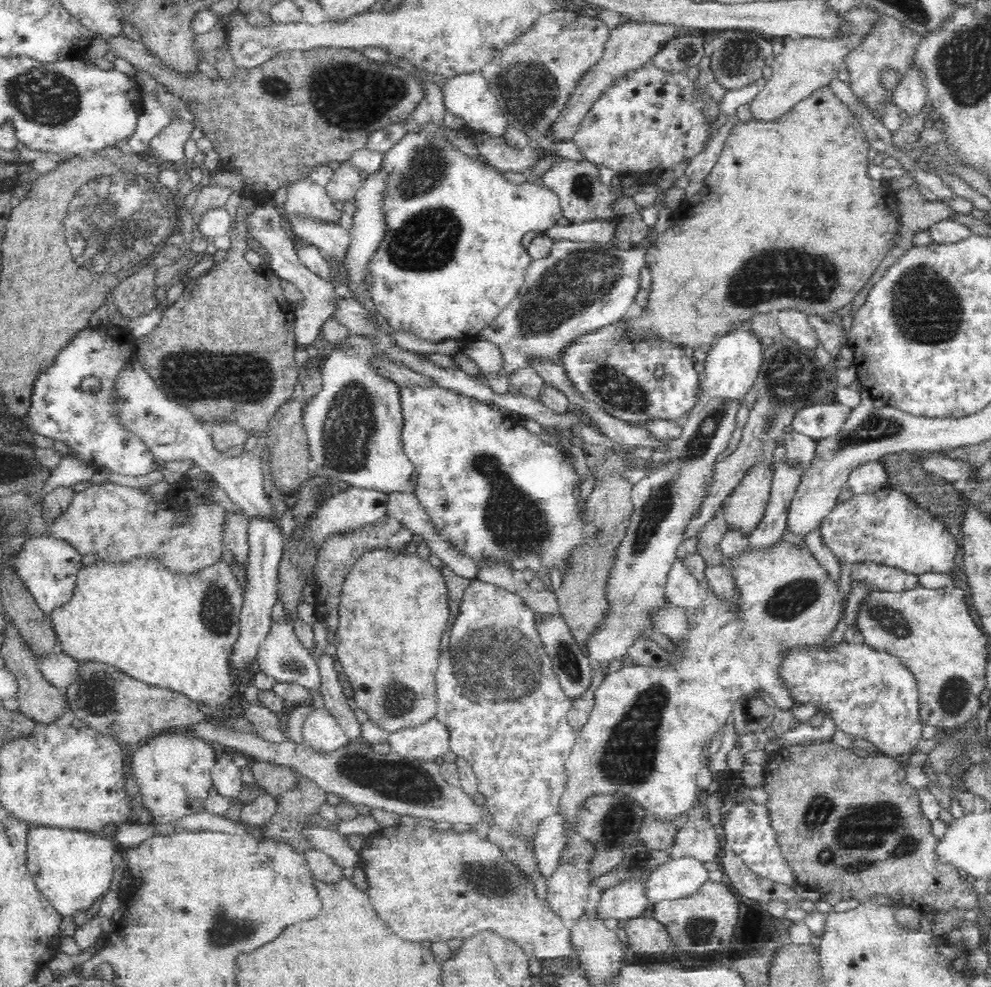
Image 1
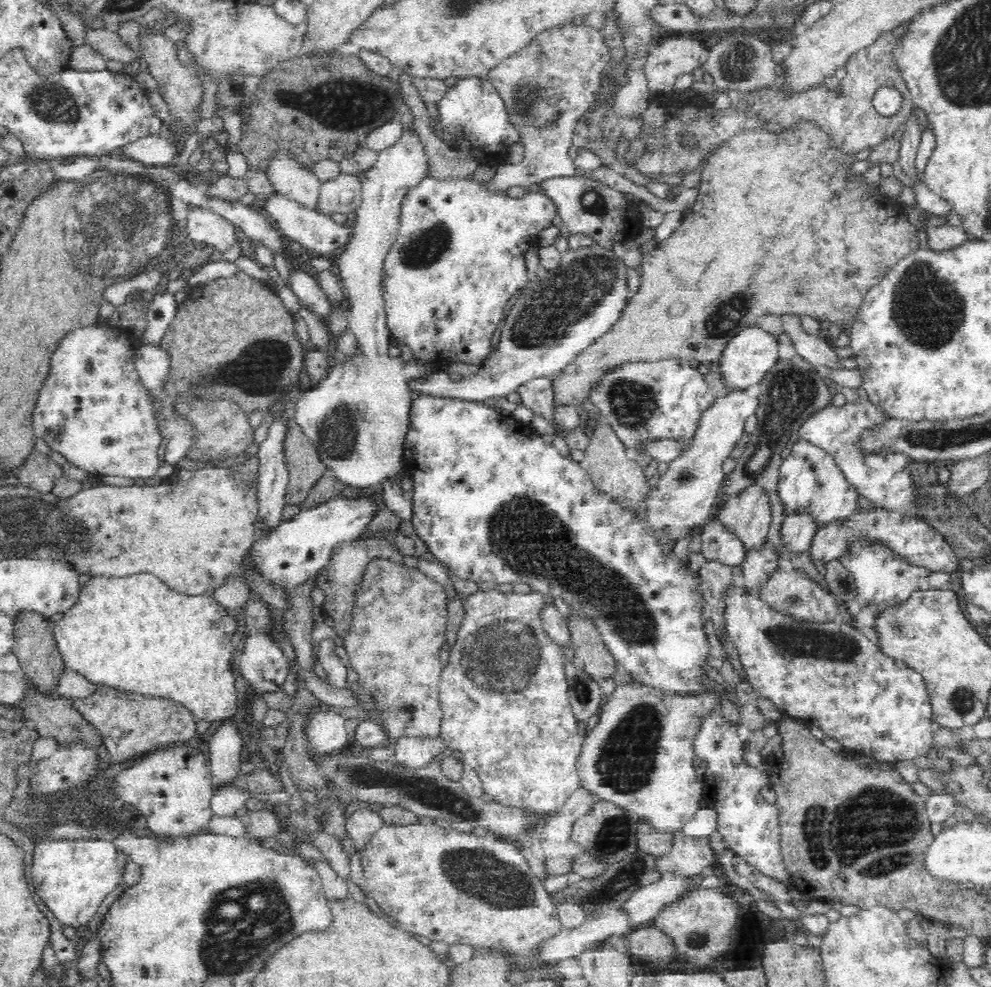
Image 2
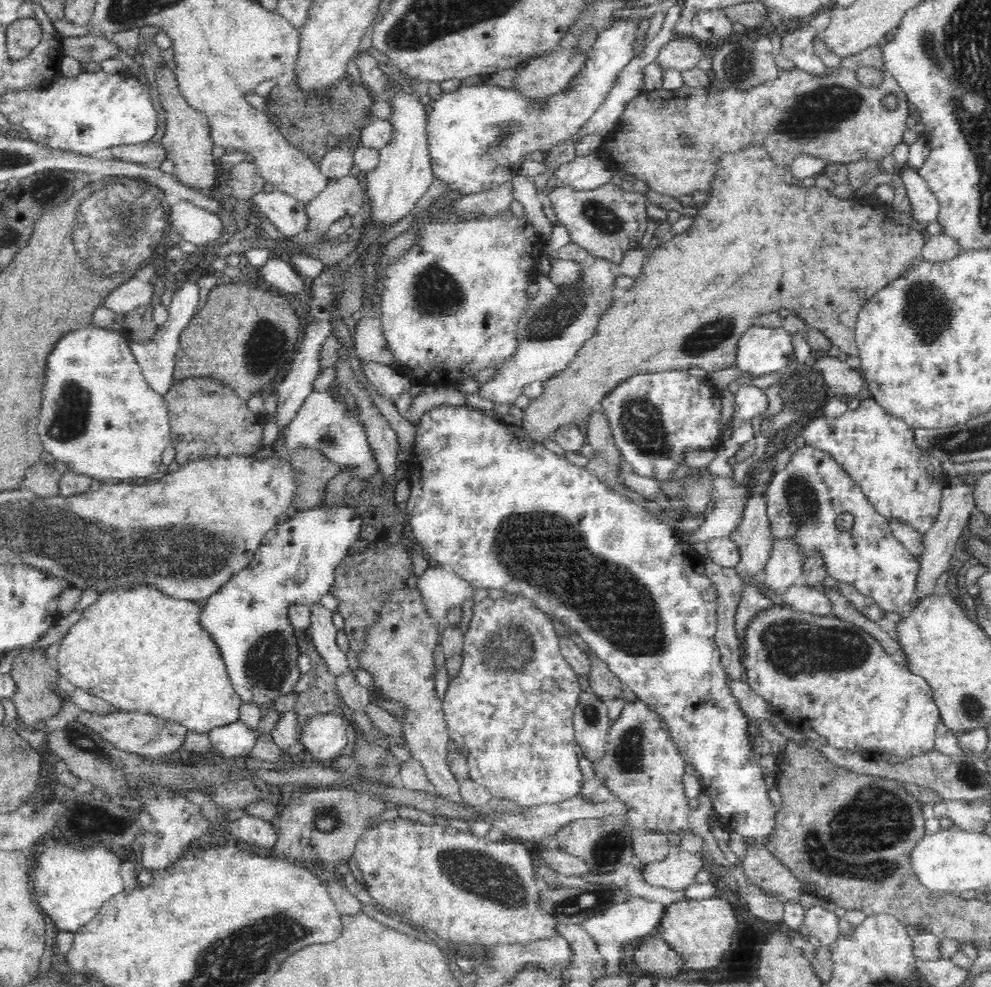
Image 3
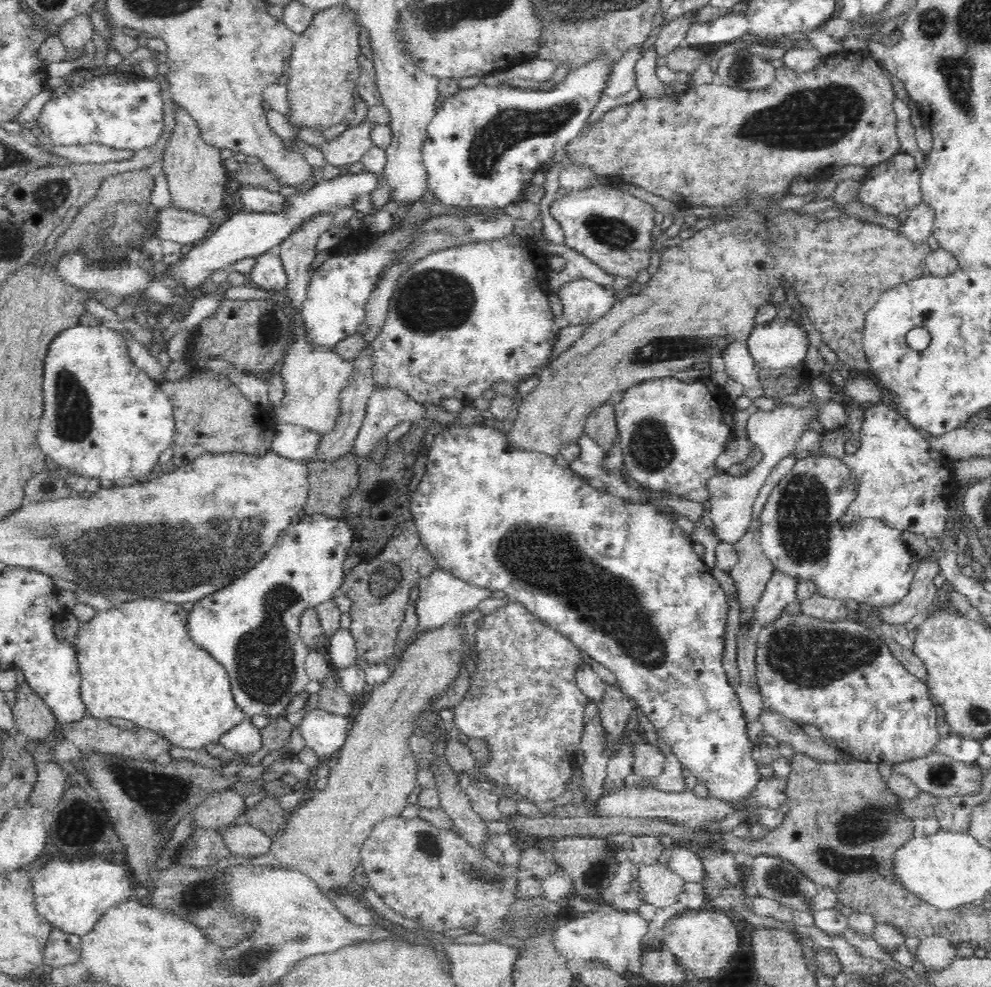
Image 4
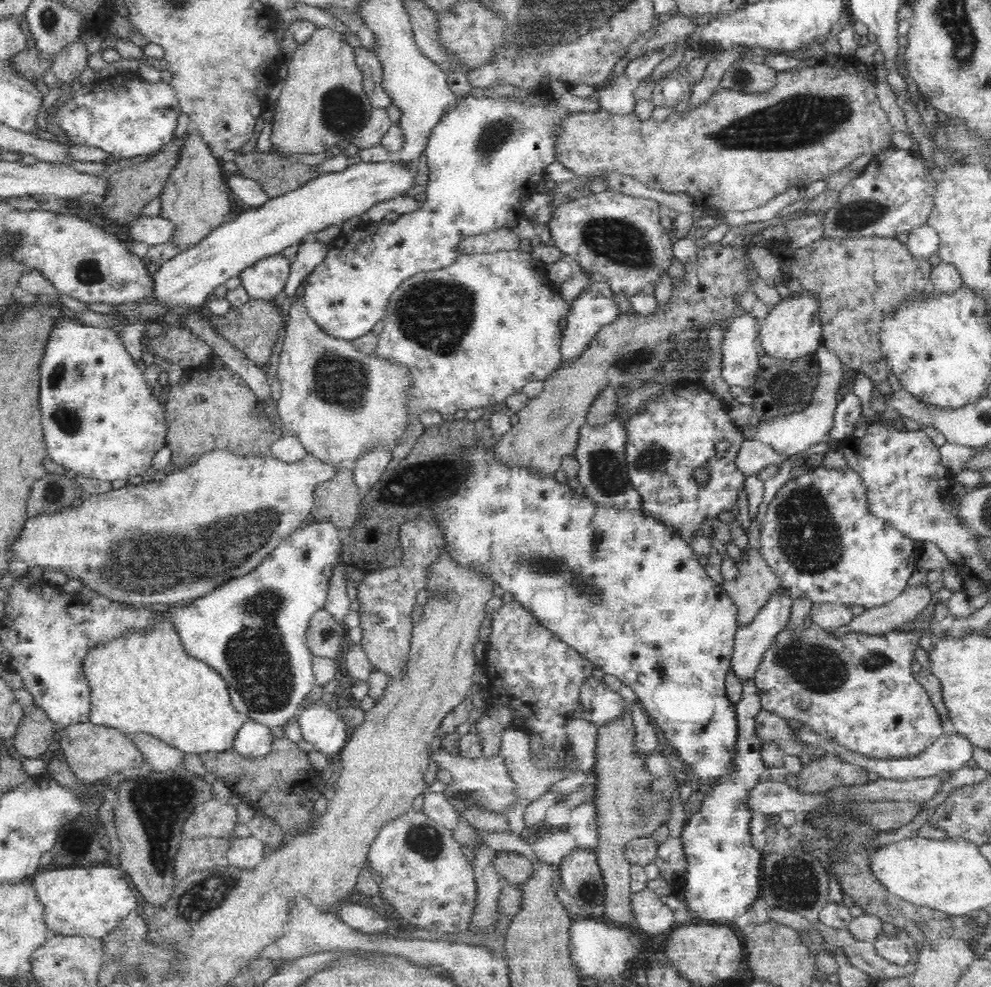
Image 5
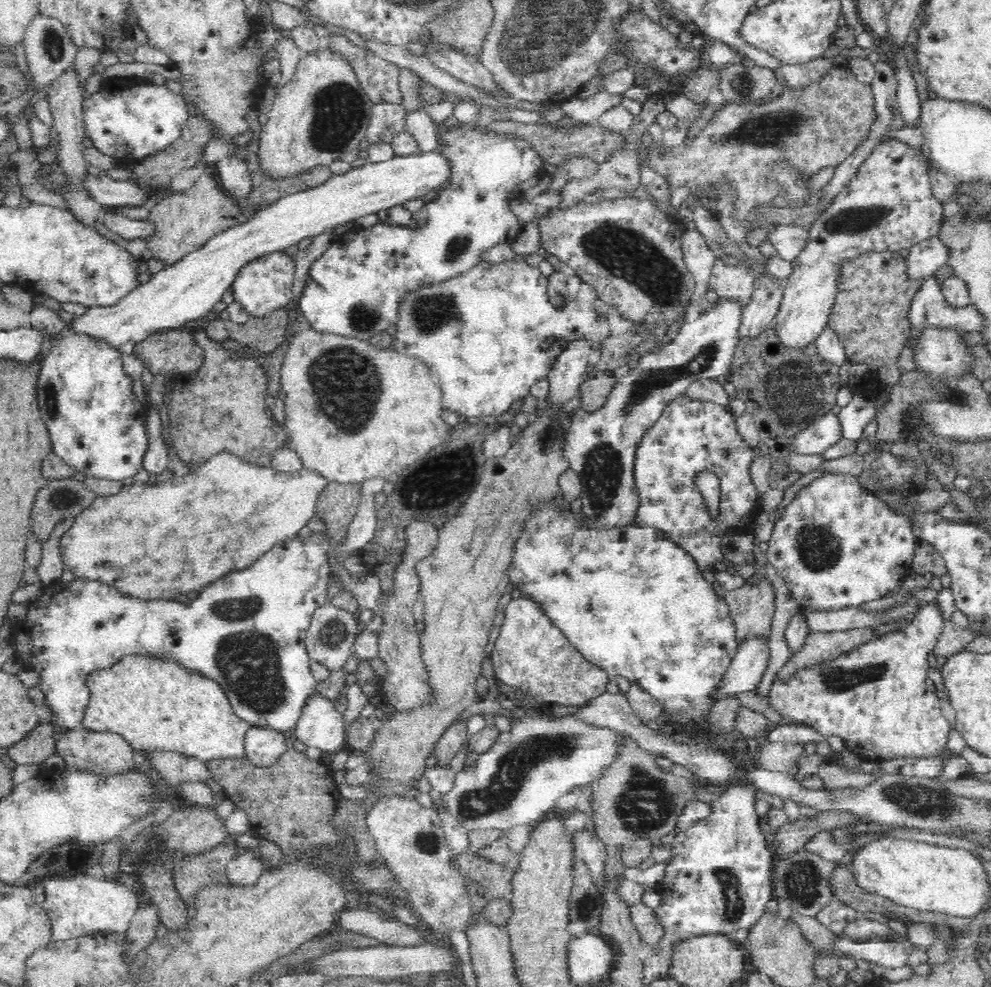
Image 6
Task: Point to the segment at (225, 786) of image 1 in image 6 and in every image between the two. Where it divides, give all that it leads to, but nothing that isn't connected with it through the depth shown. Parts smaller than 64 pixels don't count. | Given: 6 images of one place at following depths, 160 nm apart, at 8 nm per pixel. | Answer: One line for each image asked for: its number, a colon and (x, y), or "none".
2: (227, 742)
3: (235, 739)
4: (245, 739)
5: (253, 740)
6: (263, 747)

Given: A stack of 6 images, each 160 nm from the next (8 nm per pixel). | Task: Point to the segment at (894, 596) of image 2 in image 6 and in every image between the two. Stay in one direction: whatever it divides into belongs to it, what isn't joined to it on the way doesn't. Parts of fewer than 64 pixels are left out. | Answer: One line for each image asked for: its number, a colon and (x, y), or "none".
3: (804, 499)
4: (869, 562)
5: (817, 535)
6: (836, 545)

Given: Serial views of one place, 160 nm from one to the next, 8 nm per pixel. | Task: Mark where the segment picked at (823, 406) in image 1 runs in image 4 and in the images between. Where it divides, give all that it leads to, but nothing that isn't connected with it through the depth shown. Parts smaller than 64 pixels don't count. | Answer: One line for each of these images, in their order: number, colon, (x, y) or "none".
2: (884, 478)
3: (876, 449)
4: (902, 480)

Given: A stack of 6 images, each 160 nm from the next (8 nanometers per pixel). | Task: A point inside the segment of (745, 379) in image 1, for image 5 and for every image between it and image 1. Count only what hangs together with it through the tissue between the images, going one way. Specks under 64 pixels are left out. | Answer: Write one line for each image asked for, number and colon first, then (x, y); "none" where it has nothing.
2: (748, 356)
3: (761, 350)
4: (779, 344)
5: (792, 330)

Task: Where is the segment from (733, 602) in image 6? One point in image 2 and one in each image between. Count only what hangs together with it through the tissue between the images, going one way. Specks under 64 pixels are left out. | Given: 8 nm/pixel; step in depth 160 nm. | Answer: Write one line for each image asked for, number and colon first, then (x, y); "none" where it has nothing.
2: (747, 515)
3: (753, 535)
4: (753, 569)
5: (755, 581)

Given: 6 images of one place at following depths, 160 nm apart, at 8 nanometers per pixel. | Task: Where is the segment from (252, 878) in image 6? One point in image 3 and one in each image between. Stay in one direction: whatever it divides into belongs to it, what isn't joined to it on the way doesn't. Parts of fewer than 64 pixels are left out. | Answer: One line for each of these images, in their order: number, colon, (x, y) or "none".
3: (261, 833)
4: (247, 840)
5: (243, 852)

